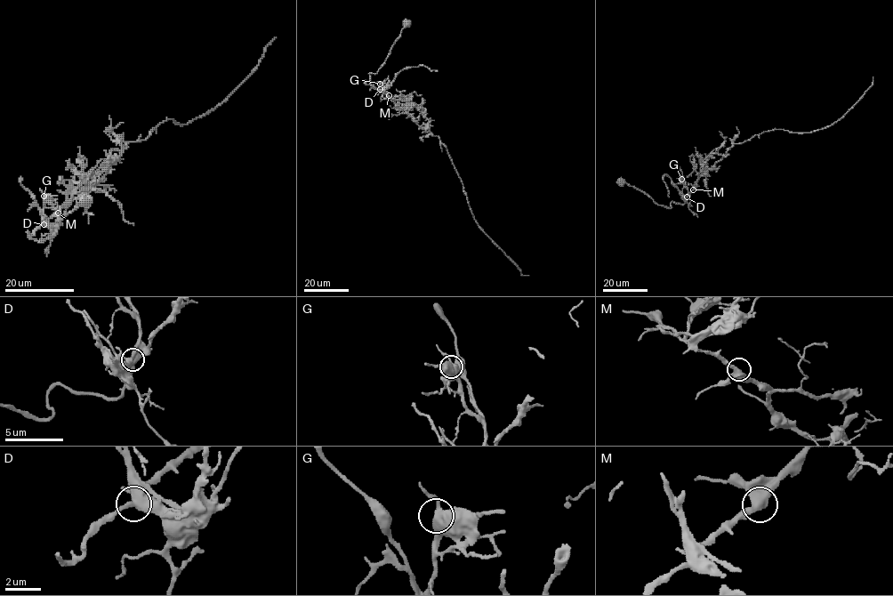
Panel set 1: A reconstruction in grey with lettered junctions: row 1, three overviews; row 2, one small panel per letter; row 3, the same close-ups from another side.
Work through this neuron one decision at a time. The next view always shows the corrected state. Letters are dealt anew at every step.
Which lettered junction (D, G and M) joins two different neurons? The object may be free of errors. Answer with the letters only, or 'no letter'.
no letter

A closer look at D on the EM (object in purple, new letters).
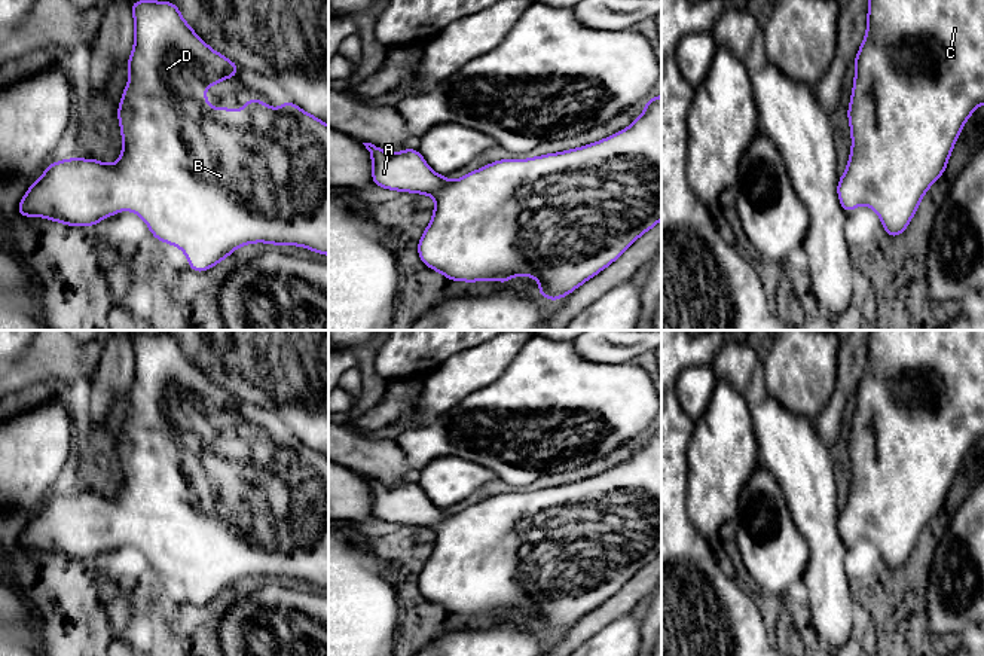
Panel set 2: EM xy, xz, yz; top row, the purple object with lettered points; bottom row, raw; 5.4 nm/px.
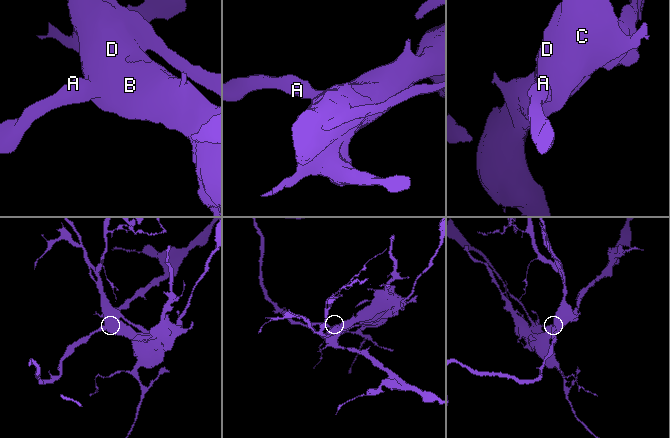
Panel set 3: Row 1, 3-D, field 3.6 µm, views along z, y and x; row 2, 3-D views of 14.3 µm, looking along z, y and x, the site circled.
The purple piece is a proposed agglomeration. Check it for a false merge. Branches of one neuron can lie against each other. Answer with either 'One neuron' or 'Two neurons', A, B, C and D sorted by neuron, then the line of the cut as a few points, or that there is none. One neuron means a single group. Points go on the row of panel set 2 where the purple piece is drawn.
One neuron. Groups: A B C D. No split

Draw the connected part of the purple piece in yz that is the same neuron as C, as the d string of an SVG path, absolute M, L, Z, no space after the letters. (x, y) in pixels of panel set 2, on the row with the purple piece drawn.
M870 0L867 34L855 58L855 71L847 110L852 150L846 173L838 180L837 193L844 213L865 204L878 214L886 234L896 238L907 229L923 195L944 174L951 150L968 118L980 104L984 104L984 0Z

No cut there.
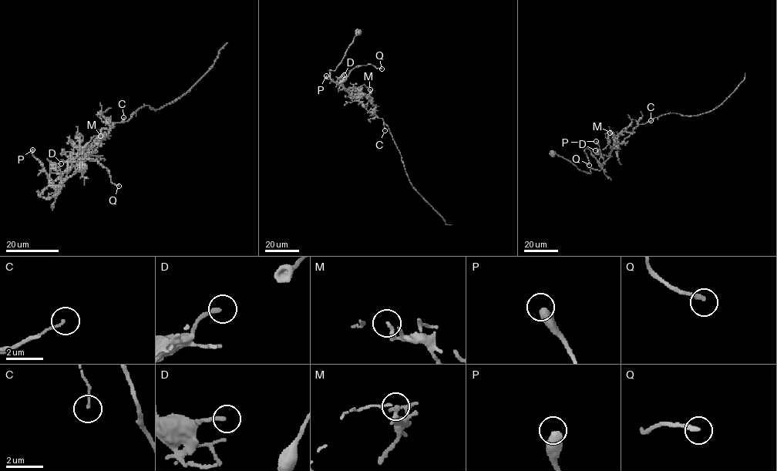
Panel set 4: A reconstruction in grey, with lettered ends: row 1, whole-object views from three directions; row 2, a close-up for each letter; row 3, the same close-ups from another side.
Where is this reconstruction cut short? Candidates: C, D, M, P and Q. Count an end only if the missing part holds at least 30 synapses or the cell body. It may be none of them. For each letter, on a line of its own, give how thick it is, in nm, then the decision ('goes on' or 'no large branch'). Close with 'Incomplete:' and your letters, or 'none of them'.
C: calibre 100 nm; no large branch
D: calibre 220 nm; no large branch
M: calibre 150 nm; no large branch
P: calibre 500 nm; no large branch
Q: calibre 220 nm; no large branch
Incomplete: none of them

